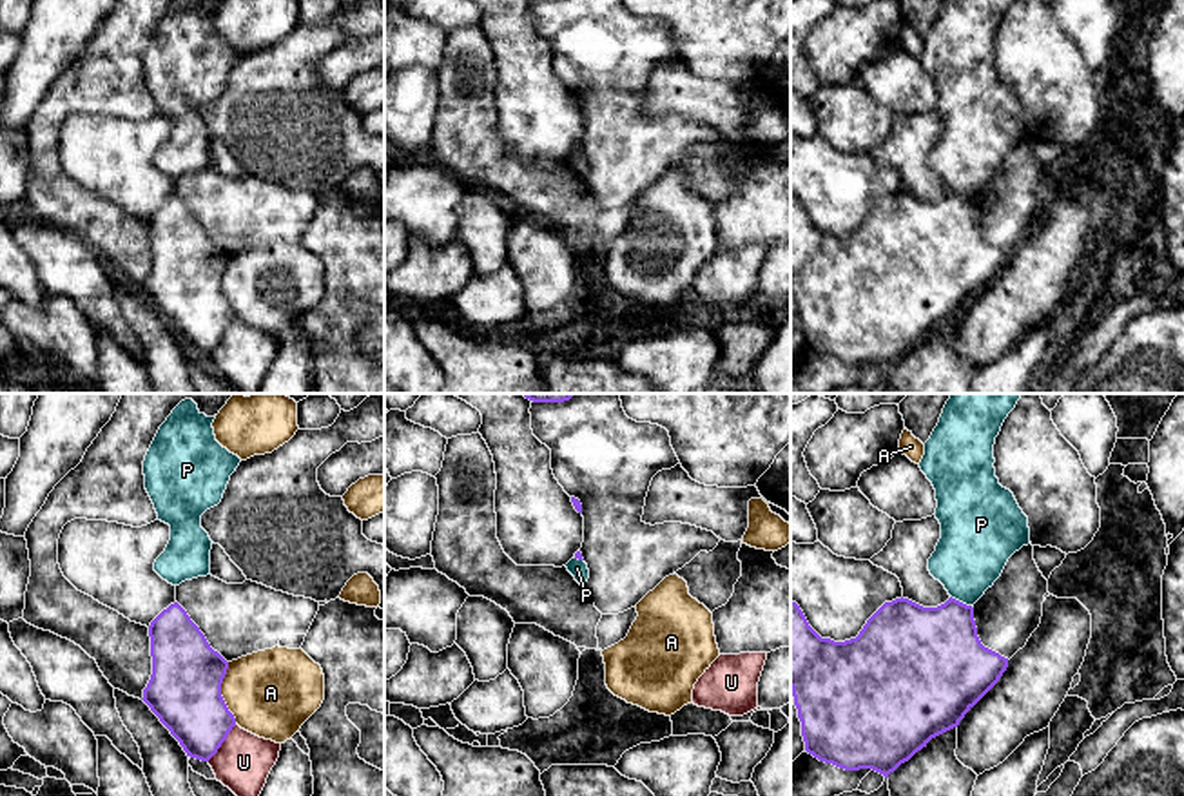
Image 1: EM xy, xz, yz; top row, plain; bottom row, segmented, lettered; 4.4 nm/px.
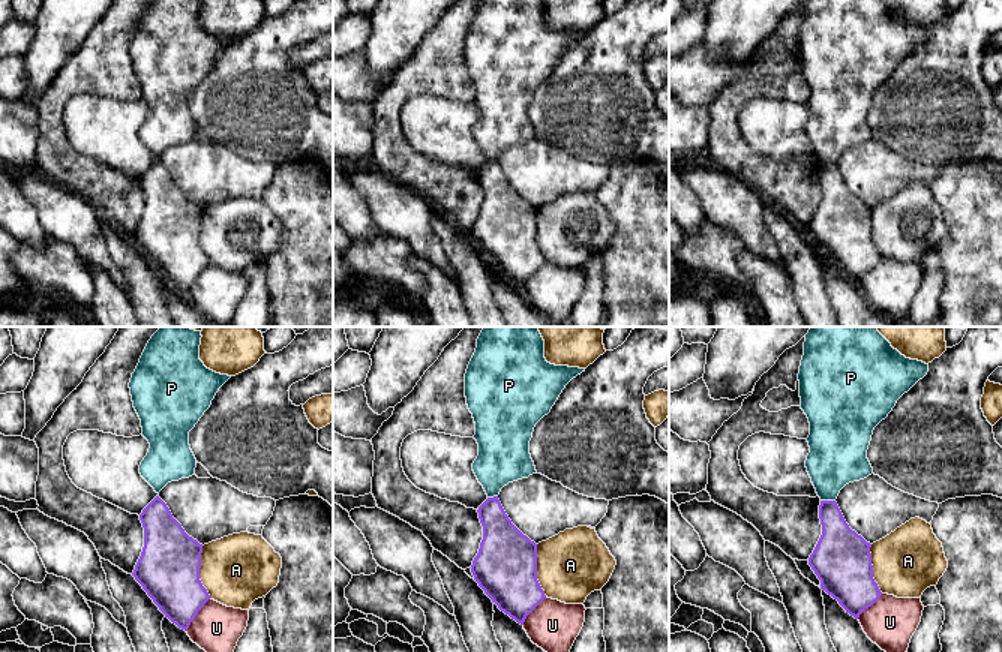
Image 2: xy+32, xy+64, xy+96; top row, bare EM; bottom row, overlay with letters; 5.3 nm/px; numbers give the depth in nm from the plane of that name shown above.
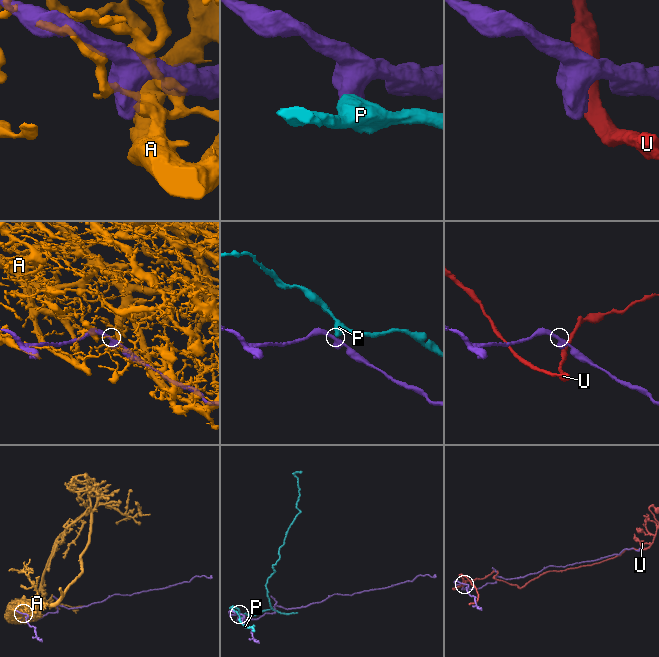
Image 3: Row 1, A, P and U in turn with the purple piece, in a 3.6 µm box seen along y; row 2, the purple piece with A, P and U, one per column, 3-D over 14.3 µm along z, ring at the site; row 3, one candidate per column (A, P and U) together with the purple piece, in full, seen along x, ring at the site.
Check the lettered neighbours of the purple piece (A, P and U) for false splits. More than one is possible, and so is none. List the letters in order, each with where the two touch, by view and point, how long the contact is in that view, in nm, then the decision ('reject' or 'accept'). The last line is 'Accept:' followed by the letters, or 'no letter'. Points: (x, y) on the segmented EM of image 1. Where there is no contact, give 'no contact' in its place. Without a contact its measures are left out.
A: xy (220, 693) | 280 nm | reject
P: yz (961, 602) | 120 nm | reject
U: xy (223, 740) | 220 nm | reject
Accept: no letter

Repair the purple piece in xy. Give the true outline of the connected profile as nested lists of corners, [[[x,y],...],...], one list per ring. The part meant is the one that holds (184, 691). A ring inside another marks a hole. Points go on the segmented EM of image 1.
[[[178,602],[150,622],[149,636],[152,675],[141,700],[180,742],[187,756],[209,762],[236,725],[236,718],[221,696],[228,662],[210,647],[205,635]]]

